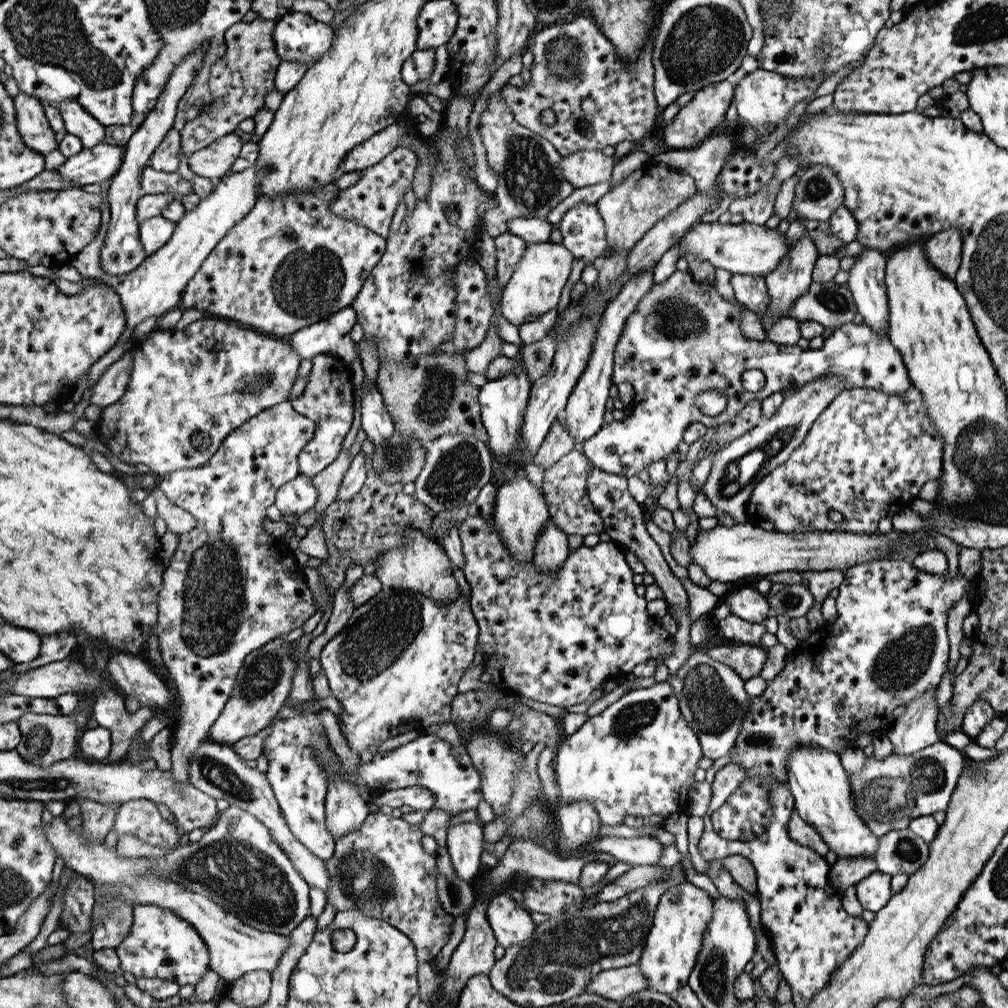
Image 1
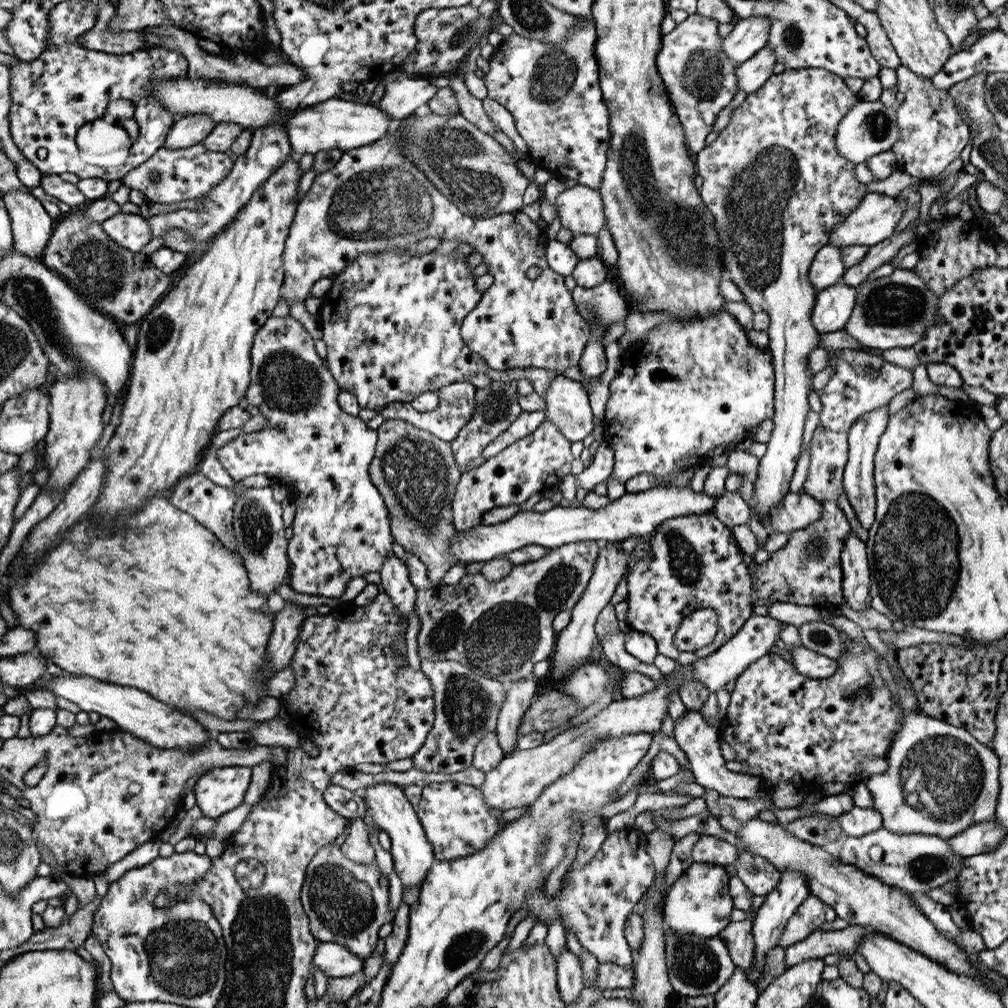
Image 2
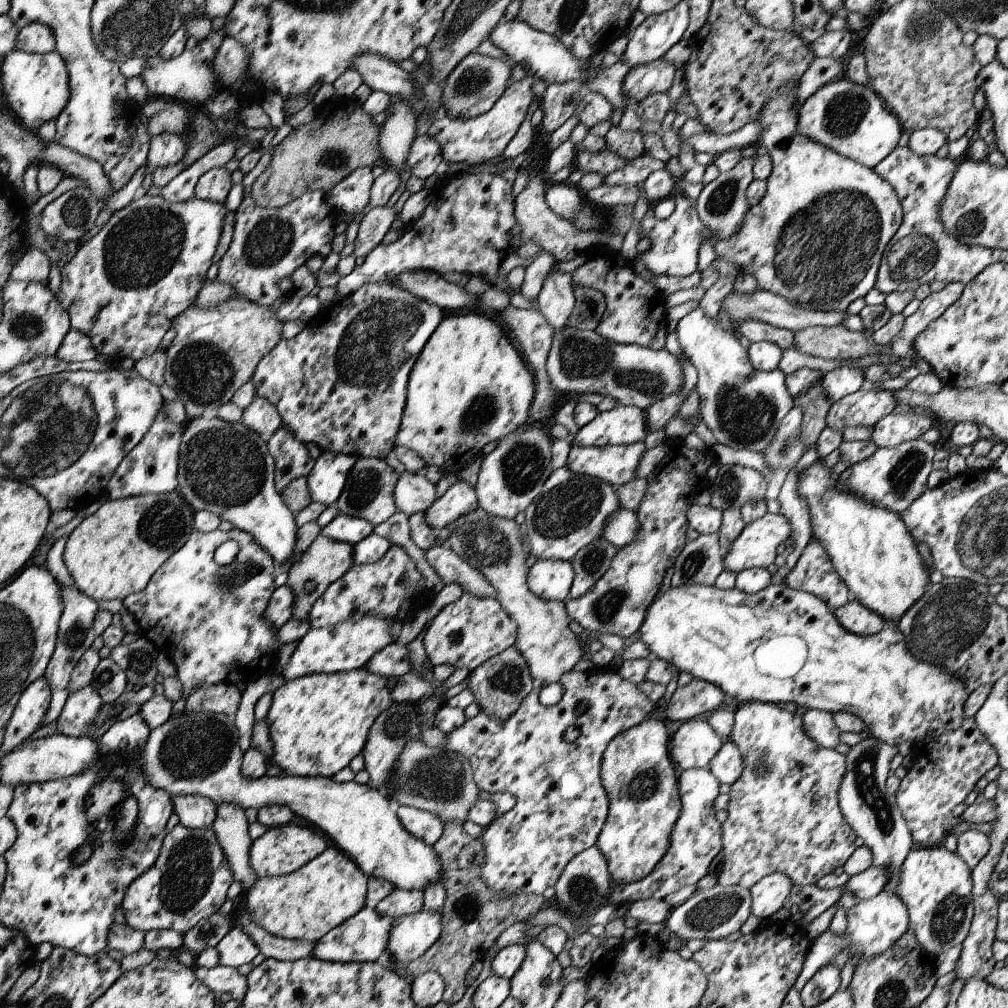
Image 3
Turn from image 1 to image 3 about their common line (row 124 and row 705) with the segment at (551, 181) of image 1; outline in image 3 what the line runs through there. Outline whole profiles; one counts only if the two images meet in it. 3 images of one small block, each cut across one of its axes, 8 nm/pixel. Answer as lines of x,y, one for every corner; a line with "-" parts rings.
514,645
485,660
480,666
471,670
468,677
467,687
474,693
475,703
480,710
490,718
502,721
509,719
518,710
519,705
523,704
534,688
534,679
528,663

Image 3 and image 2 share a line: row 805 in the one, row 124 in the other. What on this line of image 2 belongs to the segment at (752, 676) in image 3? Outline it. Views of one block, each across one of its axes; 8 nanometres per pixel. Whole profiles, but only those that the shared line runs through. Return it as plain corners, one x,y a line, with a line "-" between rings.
900,66
896,70
896,74
898,75
896,88
905,96
897,107
897,122
900,134
898,141
891,149
896,158
898,170
908,172
914,178
920,178
921,182
923,179
938,178
946,170
946,166
952,164
956,158
960,158
962,150
964,151
966,147
970,146
972,142
970,126
962,121
952,95
946,89
937,90
931,78
917,76
904,66

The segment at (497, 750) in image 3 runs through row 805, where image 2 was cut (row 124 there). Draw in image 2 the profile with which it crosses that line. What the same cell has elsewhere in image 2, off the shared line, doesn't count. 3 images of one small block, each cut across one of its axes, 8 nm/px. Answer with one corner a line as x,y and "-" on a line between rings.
588,17
575,20
577,24
559,44
544,44
515,33
504,37
488,60
488,74
481,78
488,88
487,96
511,112
538,169
599,189
611,136
609,112
600,89
595,24

